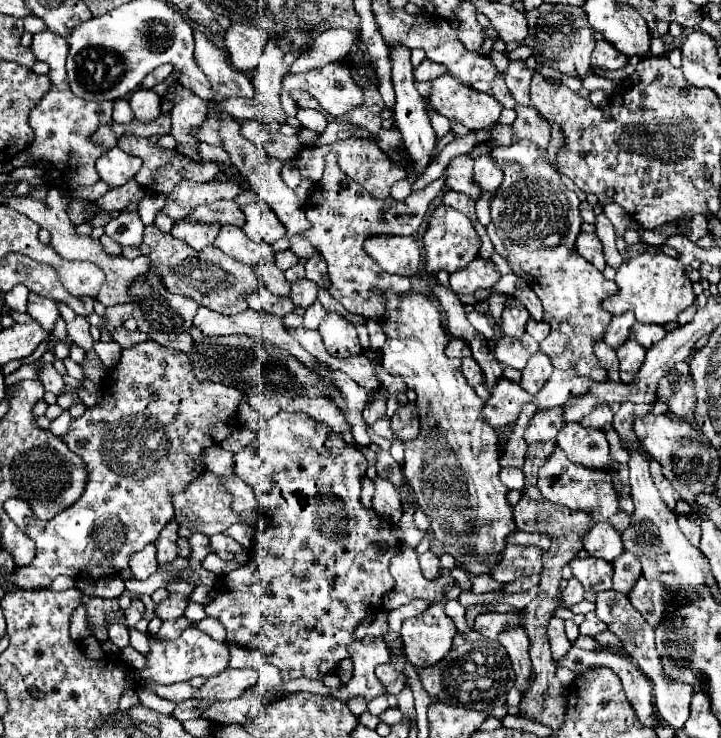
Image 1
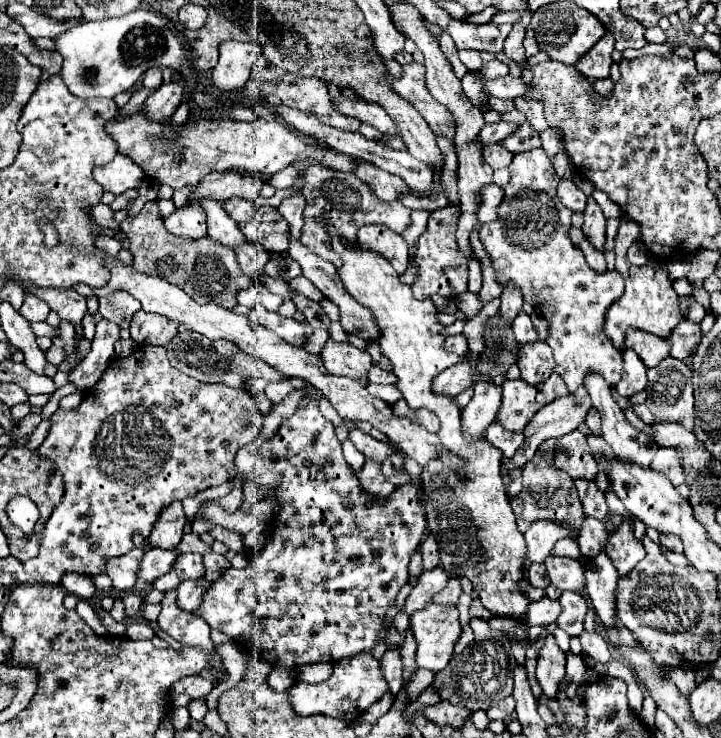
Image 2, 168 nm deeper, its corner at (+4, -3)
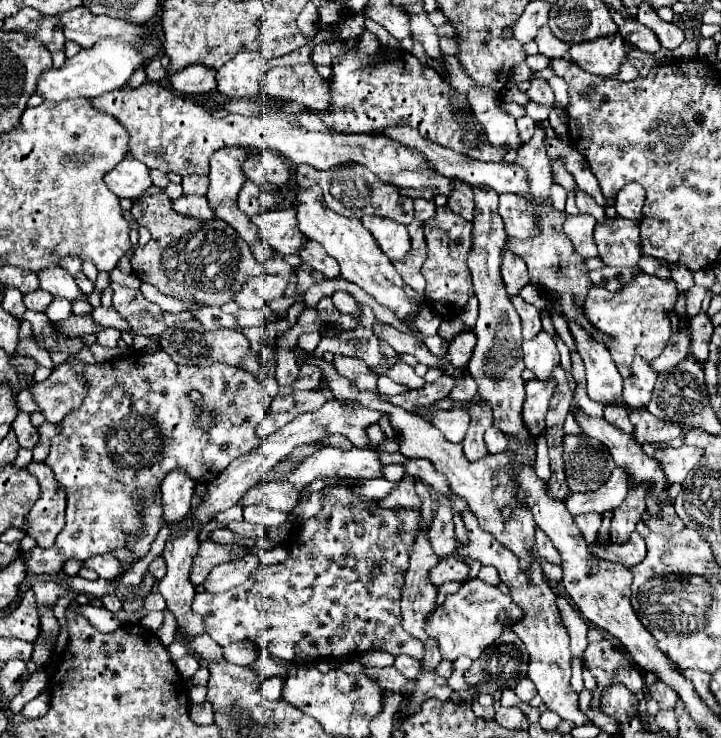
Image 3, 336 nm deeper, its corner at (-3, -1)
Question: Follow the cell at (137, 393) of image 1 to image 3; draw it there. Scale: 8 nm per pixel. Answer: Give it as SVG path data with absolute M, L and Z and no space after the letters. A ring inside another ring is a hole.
M164 349L156 353L118 357L94 365L86 365L78 357L70 357L68 363L72 363L76 373L86 381L88 393L82 405L68 413L68 417L64 417L60 433L50 439L50 455L46 459L46 465L54 471L54 477L66 489L66 527L60 531L52 549L32 551L32 557L28 559L28 571L36 575L60 573L64 561L68 559L86 561L92 555L124 549L126 535L138 533L142 527L142 501L148 501L160 487L164 473L168 473L168 469L180 467L194 481L212 481L234 459L256 449L262 443L256 437L256 425L264 421L268 405L272 401L272 397L264 391L260 379L254 373L244 371L242 367L226 363L212 363L206 367L178 365L170 359L168 353L164 353ZM192 389L198 389L204 397L202 413L208 413L210 431L202 431L200 419L194 419L192 401L188 397Z

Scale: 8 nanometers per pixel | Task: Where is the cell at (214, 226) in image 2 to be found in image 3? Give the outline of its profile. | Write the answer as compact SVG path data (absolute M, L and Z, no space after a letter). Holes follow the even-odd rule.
M224 147L210 157L210 187L208 201L216 209L224 199L236 199L246 175L242 163L248 159L248 151L242 147Z

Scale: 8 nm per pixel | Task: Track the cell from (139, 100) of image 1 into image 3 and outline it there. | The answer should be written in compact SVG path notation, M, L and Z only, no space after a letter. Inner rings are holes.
M188 65L180 73L170 77L172 87L182 95L214 93L216 91L216 69L206 65Z

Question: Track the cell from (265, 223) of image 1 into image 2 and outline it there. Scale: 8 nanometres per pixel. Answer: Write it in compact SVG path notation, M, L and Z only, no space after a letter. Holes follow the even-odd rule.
M257 207L257 215L247 223L239 223L239 229L249 241L263 245L267 251L283 253L289 247L289 225L275 207Z

